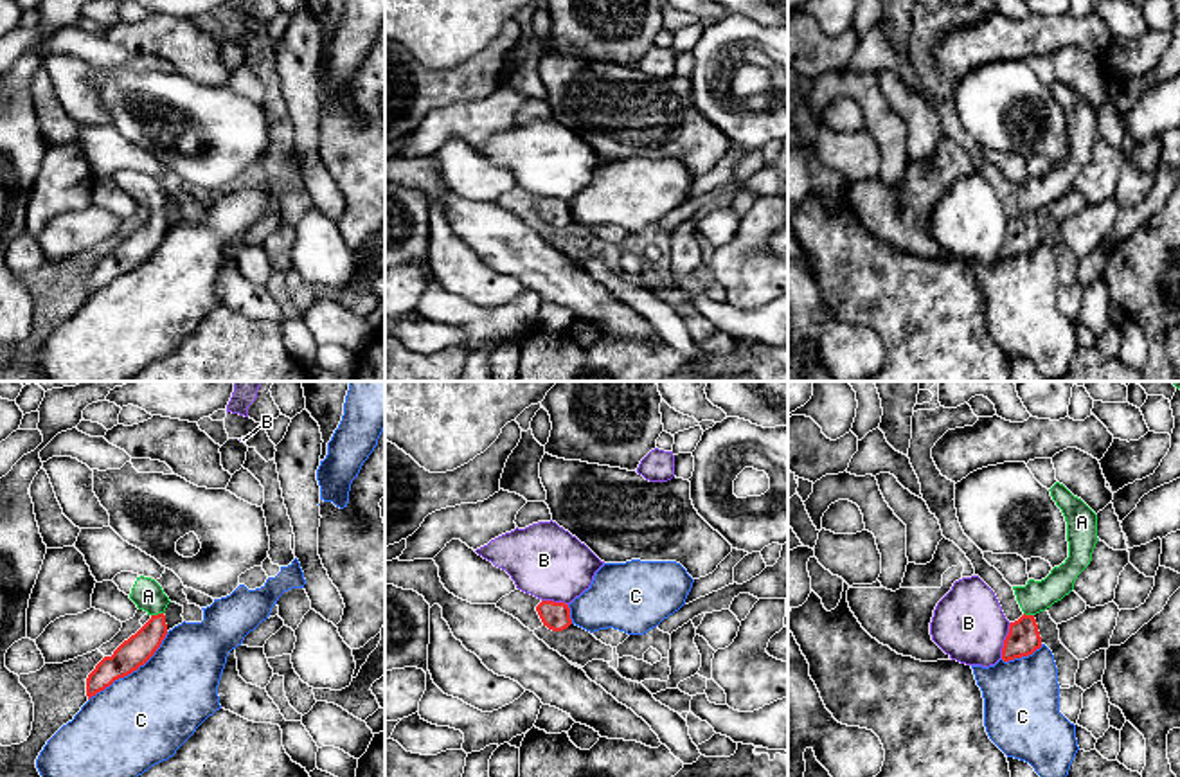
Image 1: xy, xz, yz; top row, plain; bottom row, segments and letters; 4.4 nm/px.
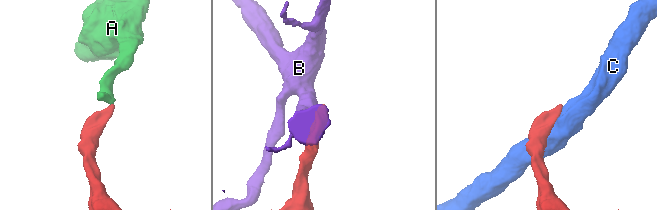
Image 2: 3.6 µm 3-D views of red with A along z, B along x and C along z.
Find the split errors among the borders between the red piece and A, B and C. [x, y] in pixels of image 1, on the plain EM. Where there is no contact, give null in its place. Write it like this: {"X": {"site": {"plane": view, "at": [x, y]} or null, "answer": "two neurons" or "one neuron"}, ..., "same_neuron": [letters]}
{"A": {"site": {"plane": "xy", "at": [159, 211]}, "answer": "one neuron"}, "B": {"site": {"plane": "yz", "at": [1004, 238]}, "answer": "two neurons"}, "C": {"site": {"plane": "xy", "at": [132, 268]}, "answer": "two neurons"}, "same_neuron": ["A"]}

